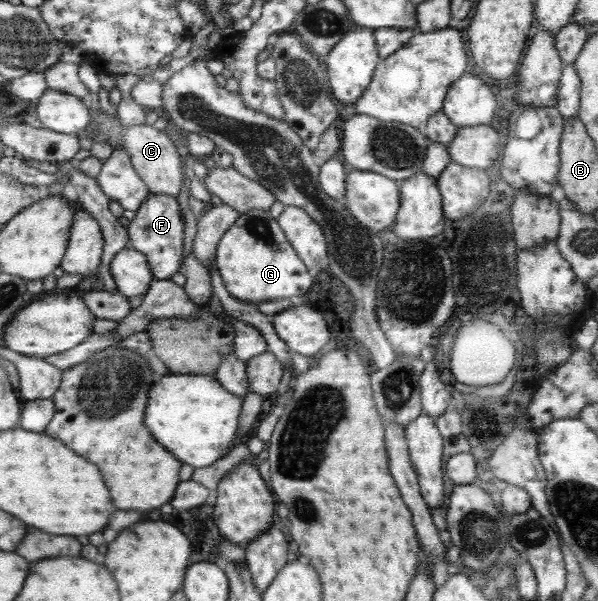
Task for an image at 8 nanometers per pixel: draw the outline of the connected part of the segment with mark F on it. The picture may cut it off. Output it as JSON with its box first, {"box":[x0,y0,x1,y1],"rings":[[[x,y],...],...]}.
{"box":[127,193,185,278],"rings":[[[150,193],[130,221],[127,231],[129,247],[145,255],[154,278],[171,278],[179,271],[183,258],[185,219],[175,196]]]}

